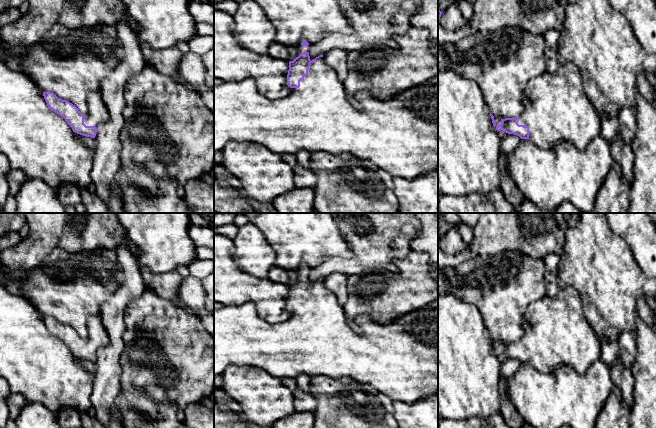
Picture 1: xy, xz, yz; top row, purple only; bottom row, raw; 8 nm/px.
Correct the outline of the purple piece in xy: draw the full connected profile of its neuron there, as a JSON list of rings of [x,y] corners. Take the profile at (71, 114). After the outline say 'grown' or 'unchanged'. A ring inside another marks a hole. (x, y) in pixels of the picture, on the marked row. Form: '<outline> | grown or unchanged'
[[[100,91],[89,94],[88,113],[85,116],[75,105],[58,98],[53,92],[43,92],[43,96],[49,108],[63,117],[77,134],[95,138],[97,126],[109,119],[109,112],[100,96]]] | grown

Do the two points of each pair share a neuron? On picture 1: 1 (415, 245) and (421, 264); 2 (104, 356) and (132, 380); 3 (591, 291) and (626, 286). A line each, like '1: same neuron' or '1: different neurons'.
1: different neurons
2: different neurons
3: same neuron

